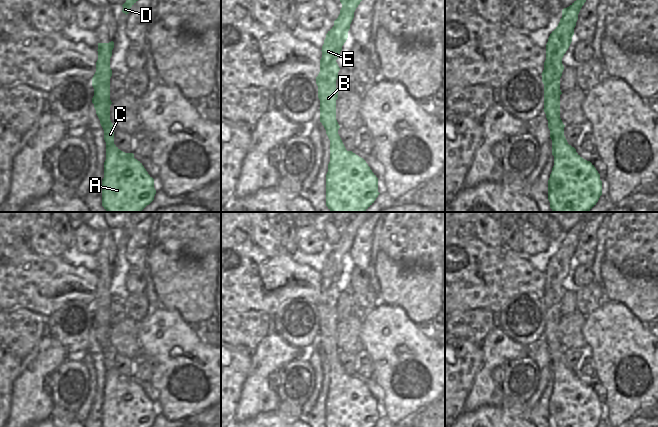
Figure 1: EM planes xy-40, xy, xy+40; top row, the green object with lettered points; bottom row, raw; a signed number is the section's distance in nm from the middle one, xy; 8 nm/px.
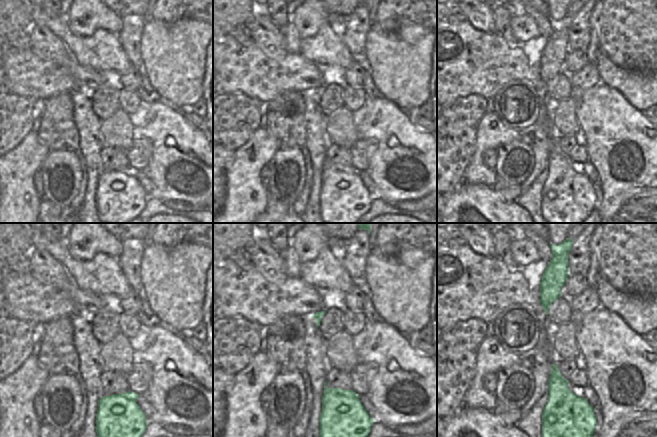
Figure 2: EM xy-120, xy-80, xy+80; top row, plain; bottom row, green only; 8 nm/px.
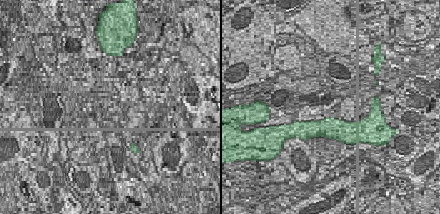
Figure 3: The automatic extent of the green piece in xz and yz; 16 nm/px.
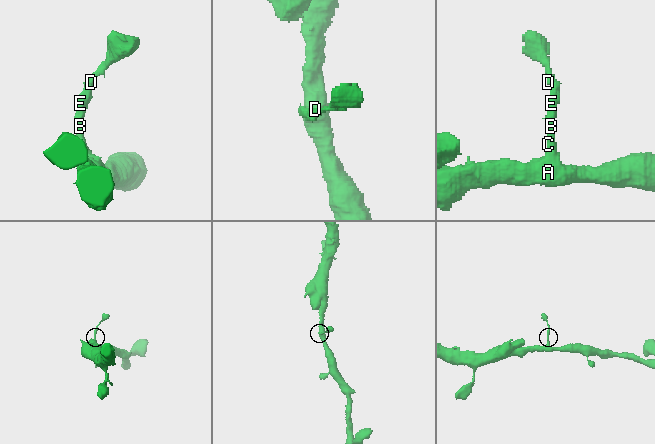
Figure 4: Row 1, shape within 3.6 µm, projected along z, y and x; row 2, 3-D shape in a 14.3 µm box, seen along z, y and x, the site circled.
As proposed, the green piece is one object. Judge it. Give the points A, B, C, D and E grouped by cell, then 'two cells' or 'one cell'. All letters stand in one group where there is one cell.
groups A B C D E; one cell

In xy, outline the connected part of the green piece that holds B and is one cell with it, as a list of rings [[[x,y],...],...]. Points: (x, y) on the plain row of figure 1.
[[[356,212],[345,223],[341,223],[342,232],[334,250],[326,258],[322,270],[322,282],[320,284],[320,296],[316,301],[318,310],[318,322],[320,324],[320,346],[326,354],[330,364],[330,386],[326,398],[326,427],[374,427],[378,419],[378,402],[372,396],[366,385],[347,375],[339,358],[340,352],[336,344],[336,304],[340,294],[336,284],[342,274],[342,270],[348,262],[350,248],[354,242],[354,236],[360,226],[372,216],[373,212]]]

